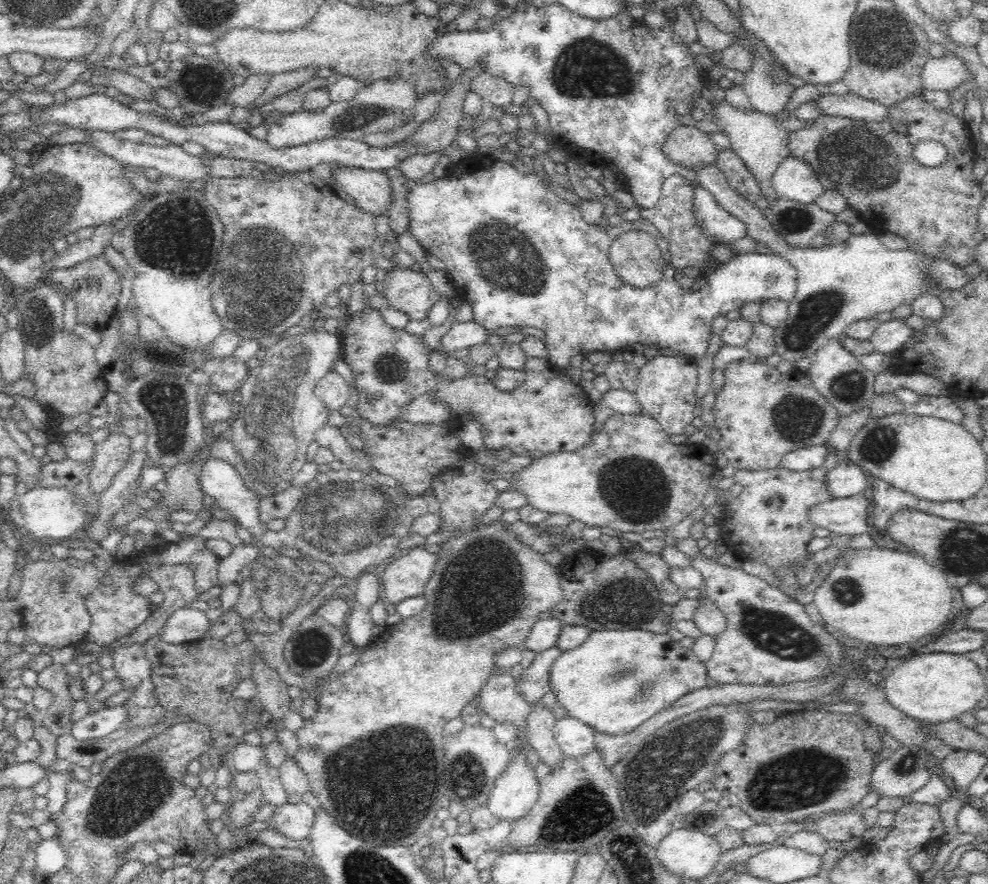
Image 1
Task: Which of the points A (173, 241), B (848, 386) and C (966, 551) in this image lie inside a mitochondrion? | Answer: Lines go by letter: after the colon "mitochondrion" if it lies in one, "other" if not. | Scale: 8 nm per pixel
A: mitochondrion
B: mitochondrion
C: mitochondrion

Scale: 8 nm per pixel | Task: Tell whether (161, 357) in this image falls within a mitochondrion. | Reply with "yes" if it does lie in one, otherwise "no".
yes

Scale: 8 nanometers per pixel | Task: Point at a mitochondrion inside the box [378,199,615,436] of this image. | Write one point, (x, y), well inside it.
(500, 257)

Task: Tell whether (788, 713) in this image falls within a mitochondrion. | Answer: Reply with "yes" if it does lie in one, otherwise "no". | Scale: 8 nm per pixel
no

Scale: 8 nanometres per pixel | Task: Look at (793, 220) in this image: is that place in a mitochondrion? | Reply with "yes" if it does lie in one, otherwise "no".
yes

